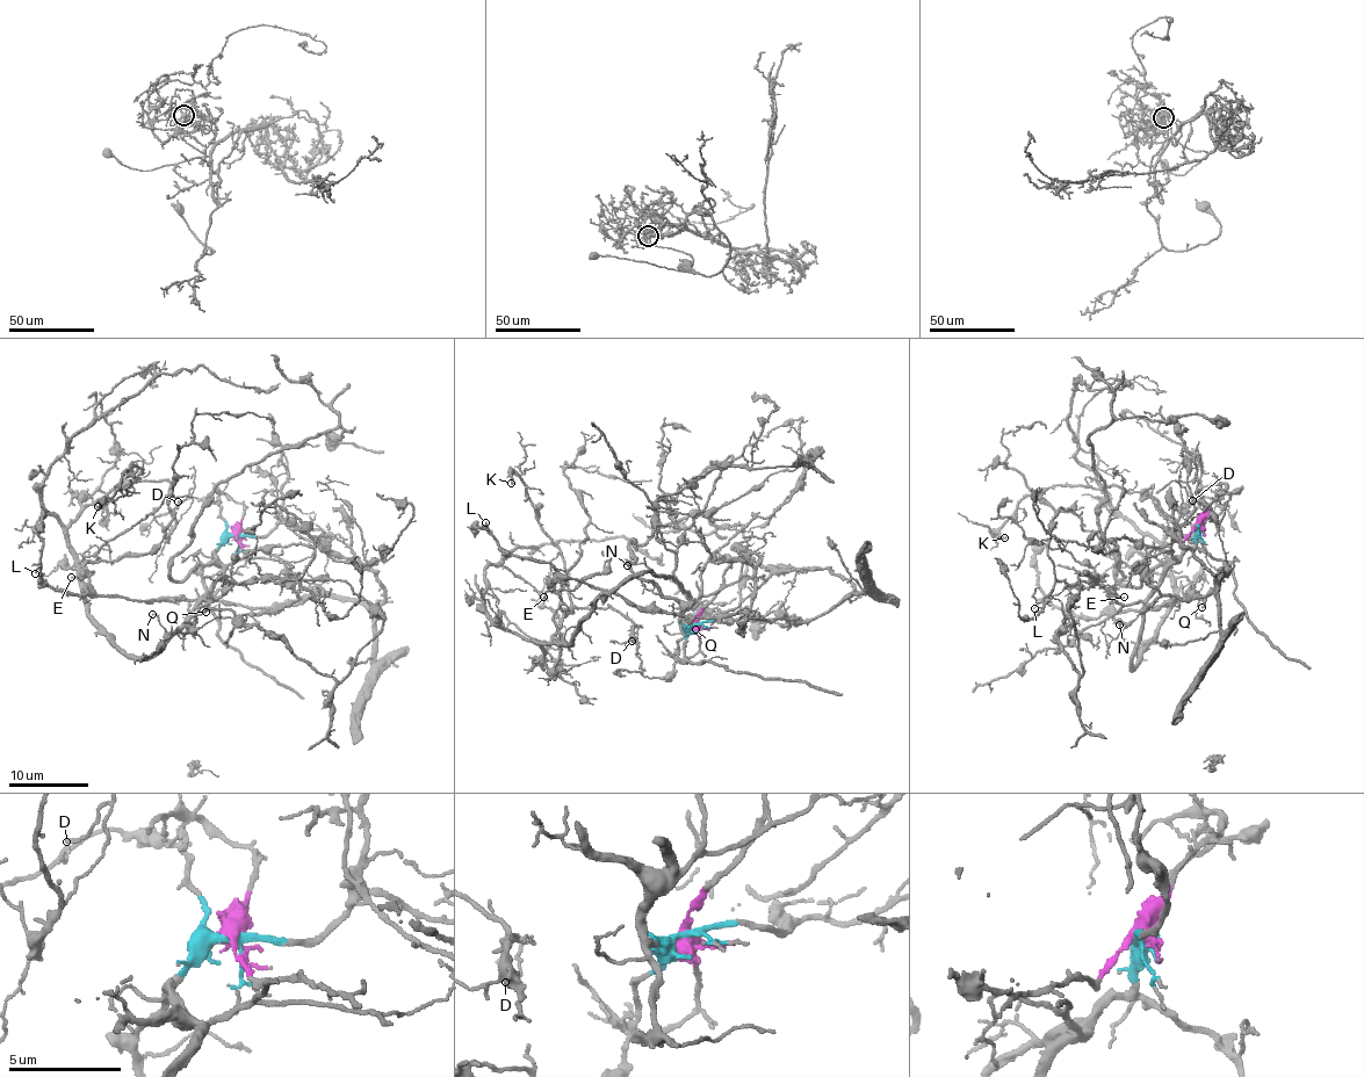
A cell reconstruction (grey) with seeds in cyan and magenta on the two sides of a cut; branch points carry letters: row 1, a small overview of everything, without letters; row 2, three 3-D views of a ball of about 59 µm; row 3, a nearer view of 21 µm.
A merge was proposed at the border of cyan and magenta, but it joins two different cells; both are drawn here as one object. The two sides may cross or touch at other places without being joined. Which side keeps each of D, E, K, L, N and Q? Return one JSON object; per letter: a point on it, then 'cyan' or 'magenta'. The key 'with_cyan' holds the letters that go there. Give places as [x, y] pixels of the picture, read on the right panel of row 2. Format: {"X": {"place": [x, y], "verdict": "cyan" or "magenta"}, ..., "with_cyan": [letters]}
{"D": {"place": [1192, 500], "verdict": "cyan"}, "E": {"place": [1124, 597], "verdict": "magenta"}, "K": {"place": [1004, 537], "verdict": "cyan"}, "L": {"place": [1034, 608], "verdict": "magenta"}, "N": {"place": [1119, 624], "verdict": "cyan"}, "Q": {"place": [1202, 607], "verdict": "magenta"}, "with_cyan": ["D", "K", "N"]}

